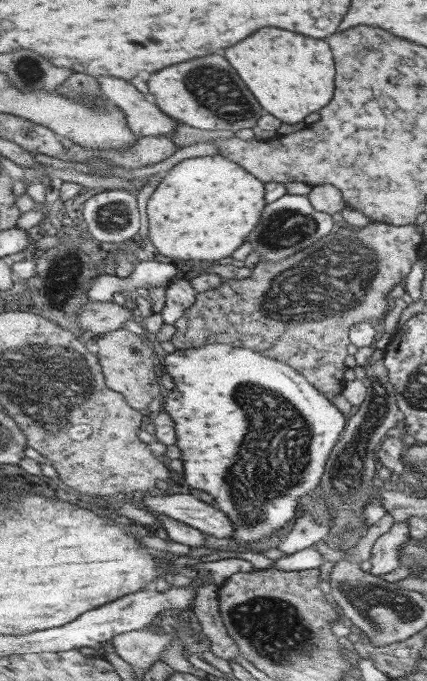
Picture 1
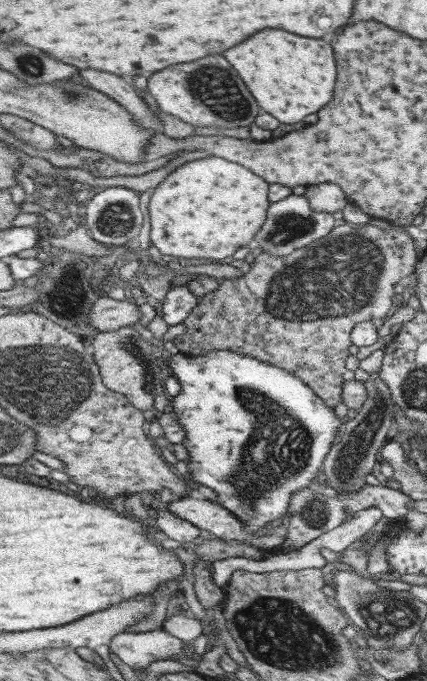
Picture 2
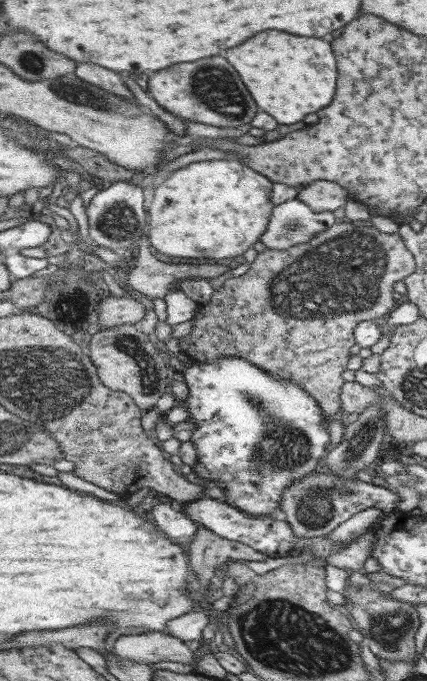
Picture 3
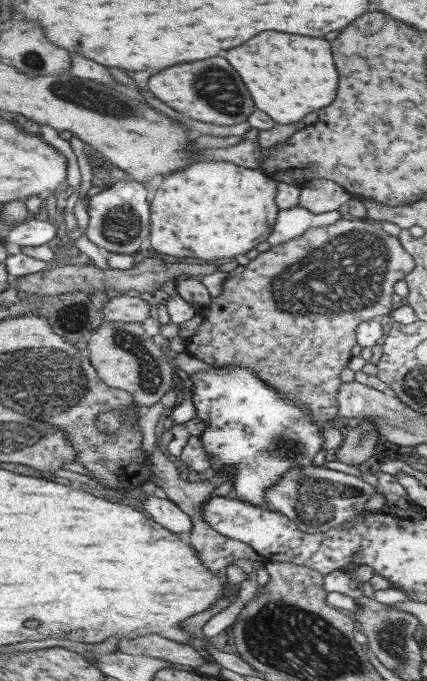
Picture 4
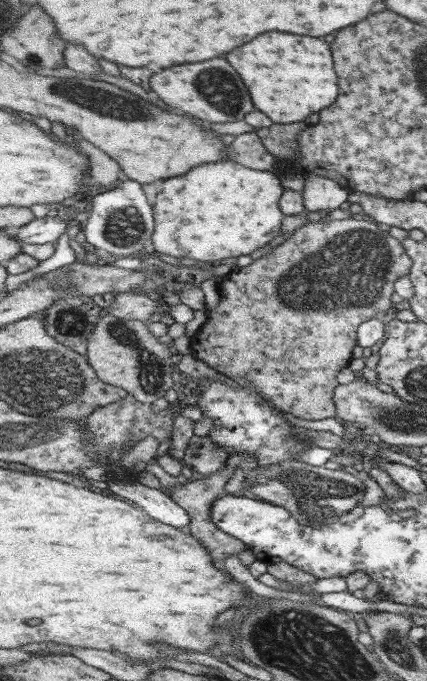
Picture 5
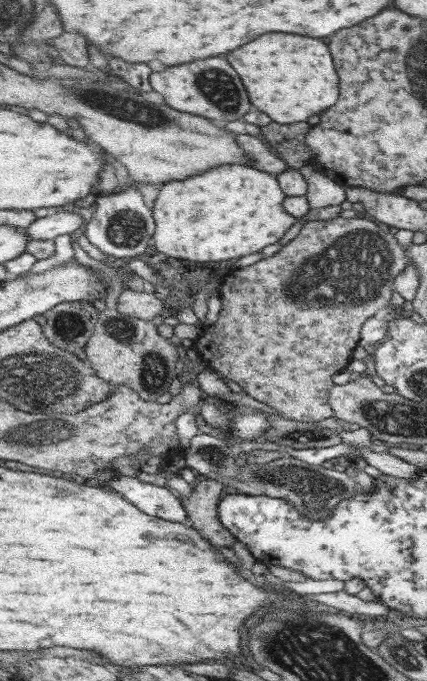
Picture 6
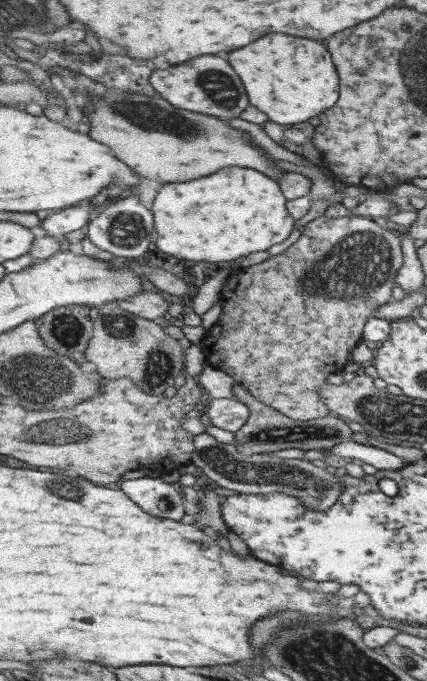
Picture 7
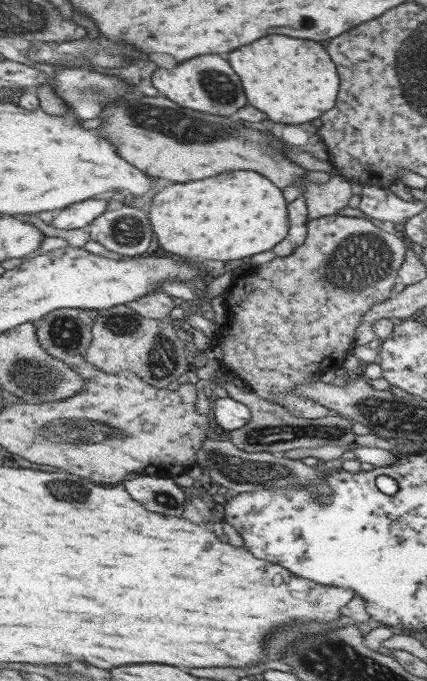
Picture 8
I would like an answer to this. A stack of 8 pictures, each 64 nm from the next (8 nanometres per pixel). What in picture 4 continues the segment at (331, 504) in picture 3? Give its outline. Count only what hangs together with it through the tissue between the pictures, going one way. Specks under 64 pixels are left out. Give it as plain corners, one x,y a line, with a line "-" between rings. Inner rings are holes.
304,466
304,468
291,468
275,485
267,487
265,498
269,500
271,508
298,522
300,530
308,534
321,534
349,521
356,514
363,513
367,500
375,492
387,498
380,487
371,486
369,482
357,476
328,470
323,466

